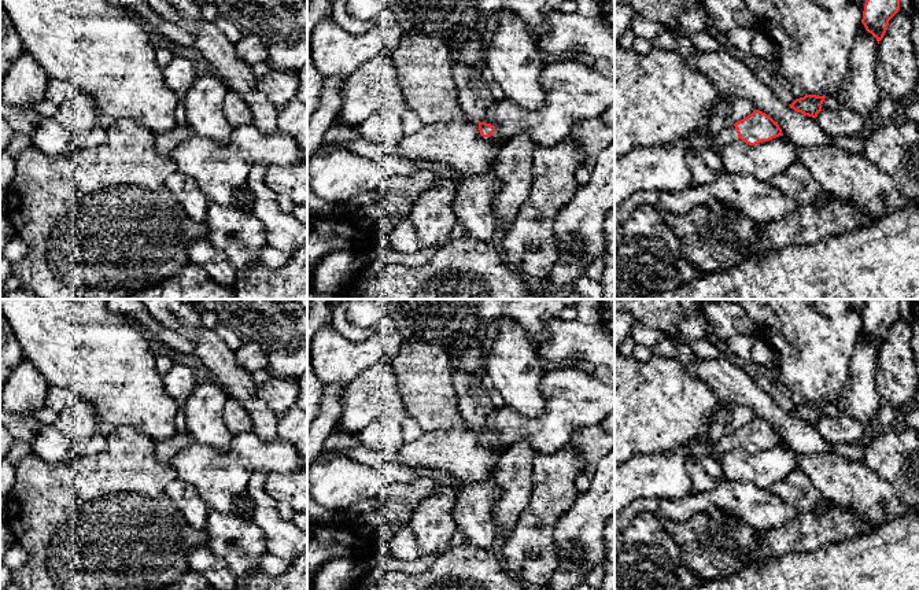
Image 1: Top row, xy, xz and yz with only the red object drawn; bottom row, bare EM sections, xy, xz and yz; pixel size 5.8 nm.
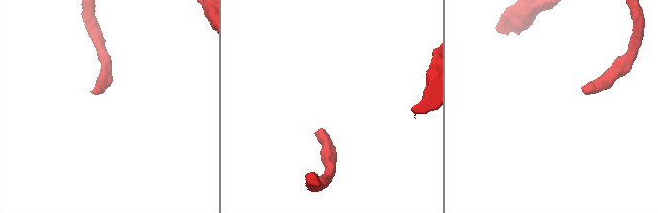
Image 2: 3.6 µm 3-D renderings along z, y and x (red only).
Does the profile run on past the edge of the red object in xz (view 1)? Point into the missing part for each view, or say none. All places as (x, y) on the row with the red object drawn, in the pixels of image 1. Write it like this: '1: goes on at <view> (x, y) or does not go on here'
1: does not go on here

